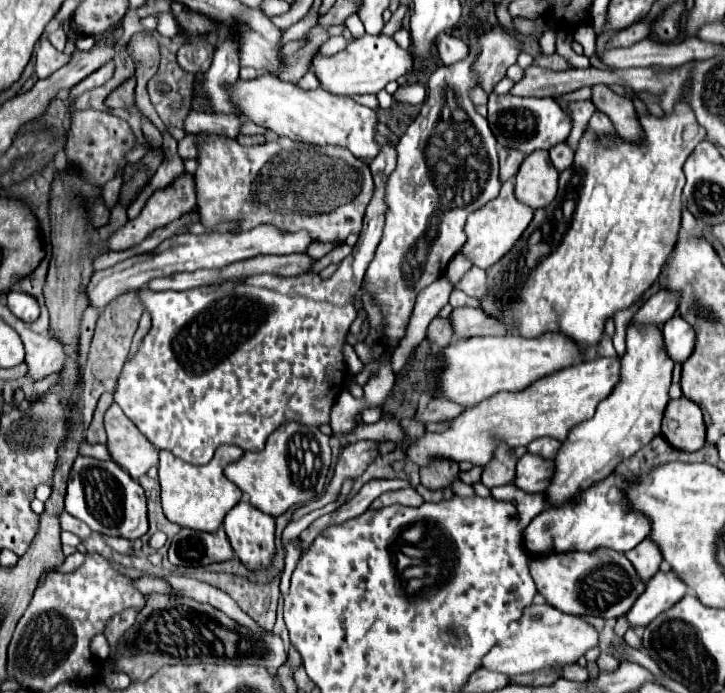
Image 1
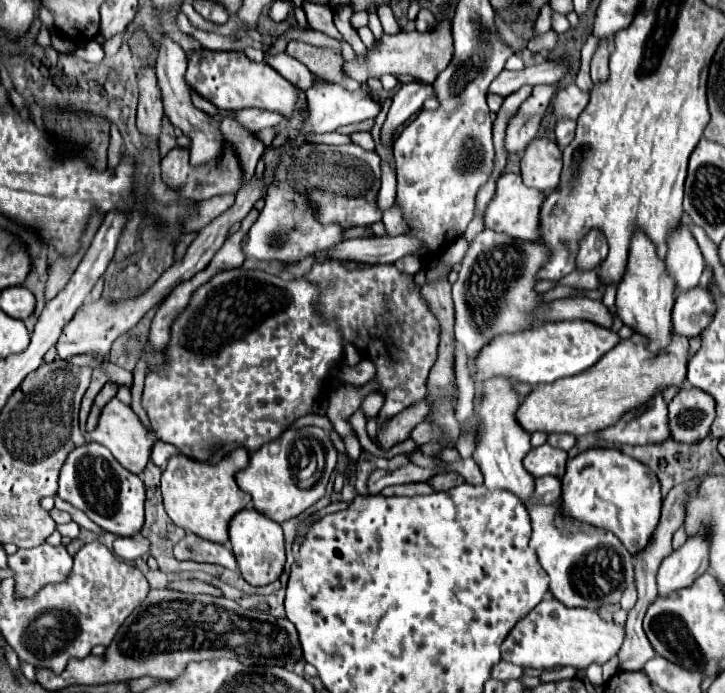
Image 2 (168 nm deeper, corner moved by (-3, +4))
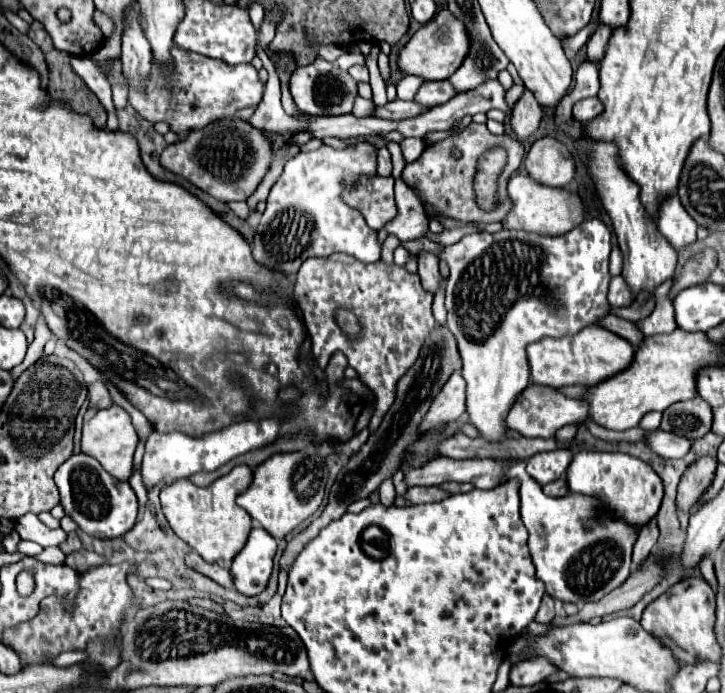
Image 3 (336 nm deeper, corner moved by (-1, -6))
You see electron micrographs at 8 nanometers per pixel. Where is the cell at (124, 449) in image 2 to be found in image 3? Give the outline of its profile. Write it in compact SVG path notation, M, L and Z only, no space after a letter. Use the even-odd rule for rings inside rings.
M112 405L108 409L100 409L90 421L82 427L82 453L98 459L98 463L118 481L128 481L132 473L132 455L138 445L138 435L134 431L132 419L126 409L120 405Z

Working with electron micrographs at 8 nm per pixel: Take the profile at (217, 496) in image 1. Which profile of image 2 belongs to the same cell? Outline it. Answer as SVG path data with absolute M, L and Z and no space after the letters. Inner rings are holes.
M234 449L230 451L222 461L210 465L210 463L198 463L186 455L172 455L168 459L168 465L162 473L162 497L164 497L164 507L166 507L166 513L168 517L182 529L186 531L192 531L208 541L214 541L214 543L228 543L228 523L232 519L234 513L238 513L240 509L248 507L250 505L250 497L248 493L244 493L236 481L234 481L234 473L244 469L248 465L248 451L246 449Z

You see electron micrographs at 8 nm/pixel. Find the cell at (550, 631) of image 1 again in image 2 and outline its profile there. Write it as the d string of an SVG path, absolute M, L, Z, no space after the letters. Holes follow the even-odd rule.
M544 599L508 633L502 645L502 659L532 669L554 669L564 665L586 669L592 661L606 663L616 655L624 641L624 633L622 625L602 621L596 611L570 609L556 599Z

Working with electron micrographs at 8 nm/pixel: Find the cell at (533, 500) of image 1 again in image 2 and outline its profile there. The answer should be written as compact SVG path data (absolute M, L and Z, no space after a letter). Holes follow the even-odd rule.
M540 477L534 481L534 493L530 495L530 505L552 505L560 499L562 481L558 477Z

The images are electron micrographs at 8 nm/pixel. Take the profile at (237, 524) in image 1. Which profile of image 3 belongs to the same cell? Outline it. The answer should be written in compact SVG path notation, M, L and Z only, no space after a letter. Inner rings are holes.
M262 527L250 531L248 543L232 561L232 581L242 595L258 595L266 589L276 553L276 539Z

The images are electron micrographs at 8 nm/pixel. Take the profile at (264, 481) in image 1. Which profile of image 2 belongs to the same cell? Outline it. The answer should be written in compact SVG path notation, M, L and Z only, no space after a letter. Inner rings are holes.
M290 427L276 441L262 445L252 453L246 469L236 473L236 483L242 491L252 495L252 505L266 517L284 523L310 505L314 505L326 491L328 479L336 467L336 449L320 427Z

